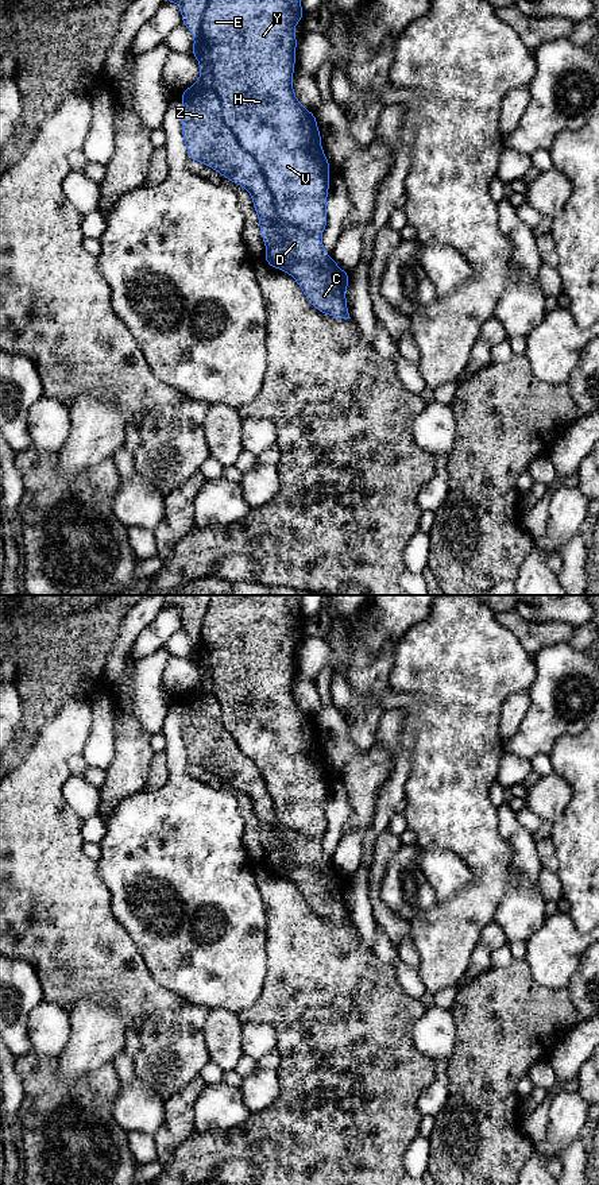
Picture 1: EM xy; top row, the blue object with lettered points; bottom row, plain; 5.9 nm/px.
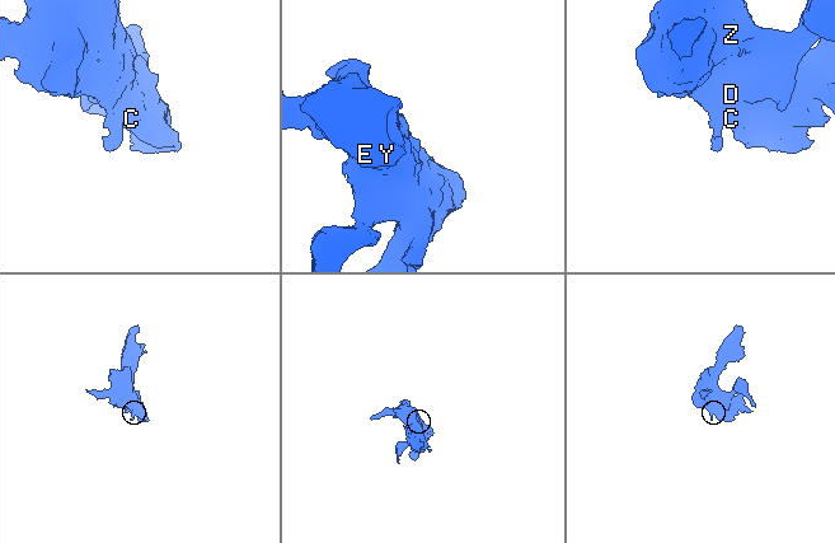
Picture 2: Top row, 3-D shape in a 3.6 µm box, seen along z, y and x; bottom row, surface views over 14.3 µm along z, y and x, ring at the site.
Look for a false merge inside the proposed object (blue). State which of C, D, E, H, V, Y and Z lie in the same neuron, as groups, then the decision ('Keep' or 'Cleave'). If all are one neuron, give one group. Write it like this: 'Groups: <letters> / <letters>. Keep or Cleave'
Groups: C D Z / E H V Y. Cleave

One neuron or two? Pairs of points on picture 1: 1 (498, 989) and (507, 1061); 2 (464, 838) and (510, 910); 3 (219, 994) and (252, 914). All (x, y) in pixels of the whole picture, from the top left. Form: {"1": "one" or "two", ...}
{"1": "one", "2": "two", "3": "one"}

